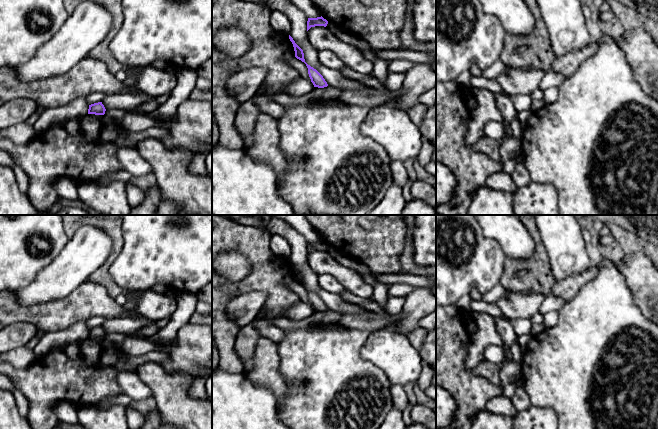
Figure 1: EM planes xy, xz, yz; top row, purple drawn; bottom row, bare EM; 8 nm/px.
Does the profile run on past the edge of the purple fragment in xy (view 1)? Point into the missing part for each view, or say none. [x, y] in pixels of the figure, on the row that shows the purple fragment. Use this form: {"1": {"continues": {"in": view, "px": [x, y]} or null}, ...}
{"1": {"continues": null}}

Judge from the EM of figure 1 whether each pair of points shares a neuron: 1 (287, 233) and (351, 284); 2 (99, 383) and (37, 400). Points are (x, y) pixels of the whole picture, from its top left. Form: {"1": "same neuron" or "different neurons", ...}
{"1": "different neurons", "2": "same neuron"}

